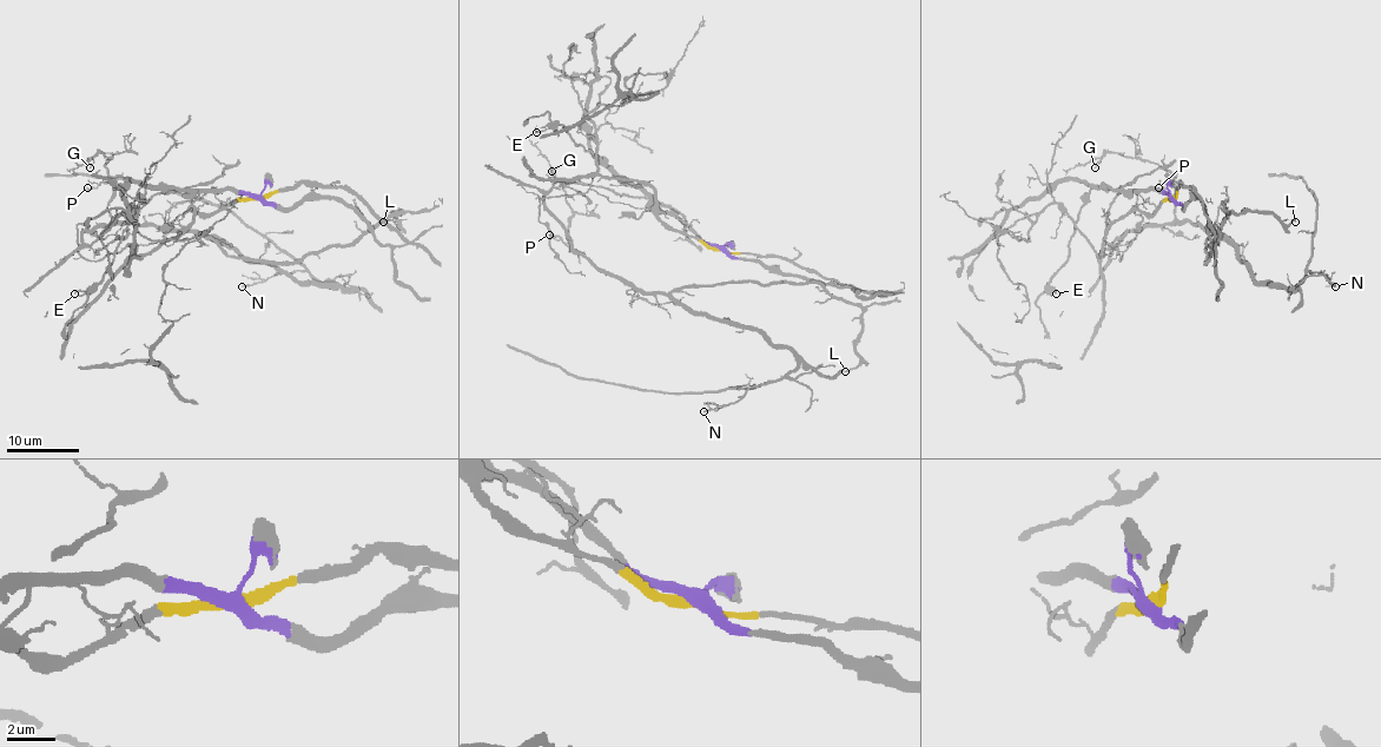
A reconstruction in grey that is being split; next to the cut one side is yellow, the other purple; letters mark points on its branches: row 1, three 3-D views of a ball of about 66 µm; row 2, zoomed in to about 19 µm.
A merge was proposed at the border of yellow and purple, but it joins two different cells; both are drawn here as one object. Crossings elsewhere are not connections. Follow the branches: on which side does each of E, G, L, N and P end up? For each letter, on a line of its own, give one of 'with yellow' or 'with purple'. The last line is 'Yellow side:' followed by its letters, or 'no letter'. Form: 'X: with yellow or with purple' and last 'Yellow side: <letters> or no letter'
E: with purple
G: with purple
L: with purple
N: with purple
P: with purple
Yellow side: no letter

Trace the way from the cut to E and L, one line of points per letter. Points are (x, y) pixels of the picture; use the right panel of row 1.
E: (1173, 198), (1154, 190), (1094, 187), (1079, 211), (1066, 263), (1049, 281), (1056, 293)
L: (1173, 198), (1121, 190), (1104, 239), (1191, 222), (1216, 232), (1206, 263), (1207, 242), (1233, 212), (1295, 222)

